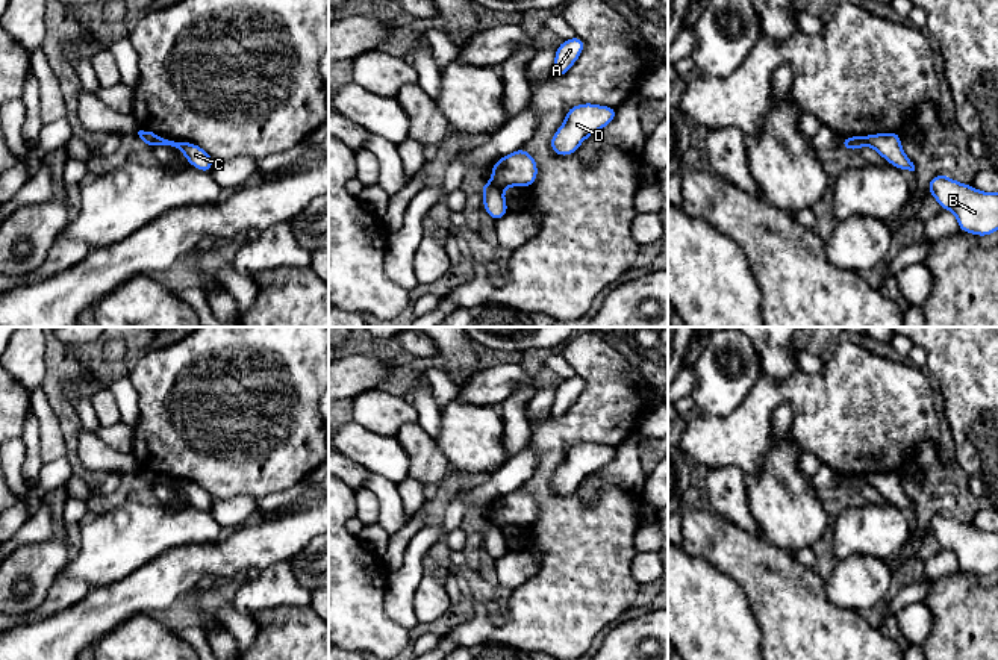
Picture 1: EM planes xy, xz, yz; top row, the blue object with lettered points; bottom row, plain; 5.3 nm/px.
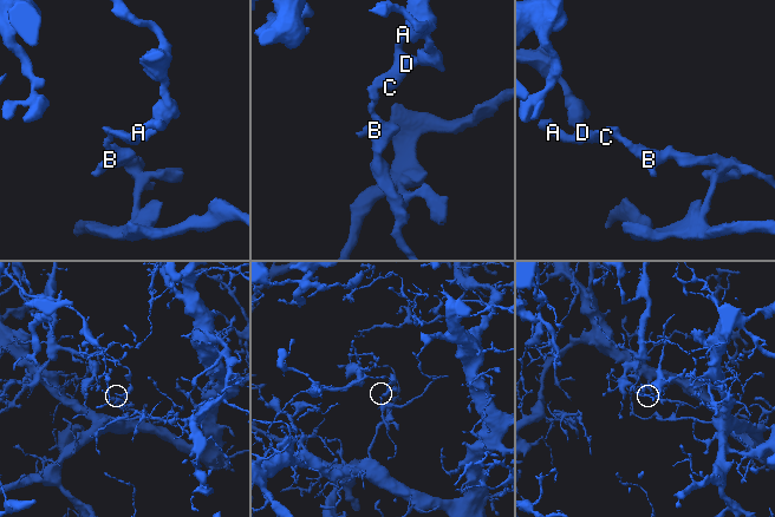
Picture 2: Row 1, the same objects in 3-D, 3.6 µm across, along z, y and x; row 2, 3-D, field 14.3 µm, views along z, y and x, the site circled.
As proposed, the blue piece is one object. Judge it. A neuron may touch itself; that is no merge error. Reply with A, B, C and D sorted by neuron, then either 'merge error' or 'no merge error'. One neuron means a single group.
A C D / B; merge error

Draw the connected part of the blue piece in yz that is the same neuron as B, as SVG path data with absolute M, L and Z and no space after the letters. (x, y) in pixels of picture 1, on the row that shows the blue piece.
M947 174L930 179L928 192L943 210L957 216L962 232L987 236L998 230L998 192L978 191Z

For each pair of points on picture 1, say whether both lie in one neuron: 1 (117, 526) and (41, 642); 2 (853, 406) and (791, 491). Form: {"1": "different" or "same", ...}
{"1": "different", "2": "different"}

